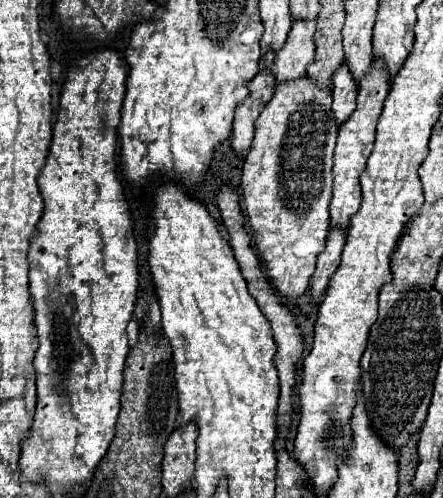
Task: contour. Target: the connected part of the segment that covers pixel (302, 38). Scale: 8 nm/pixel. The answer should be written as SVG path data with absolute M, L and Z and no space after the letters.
M293 21L287 41L283 49L277 51L271 67L271 71L277 77L277 83L305 75L307 65L315 57L313 33L315 33L315 21Z

